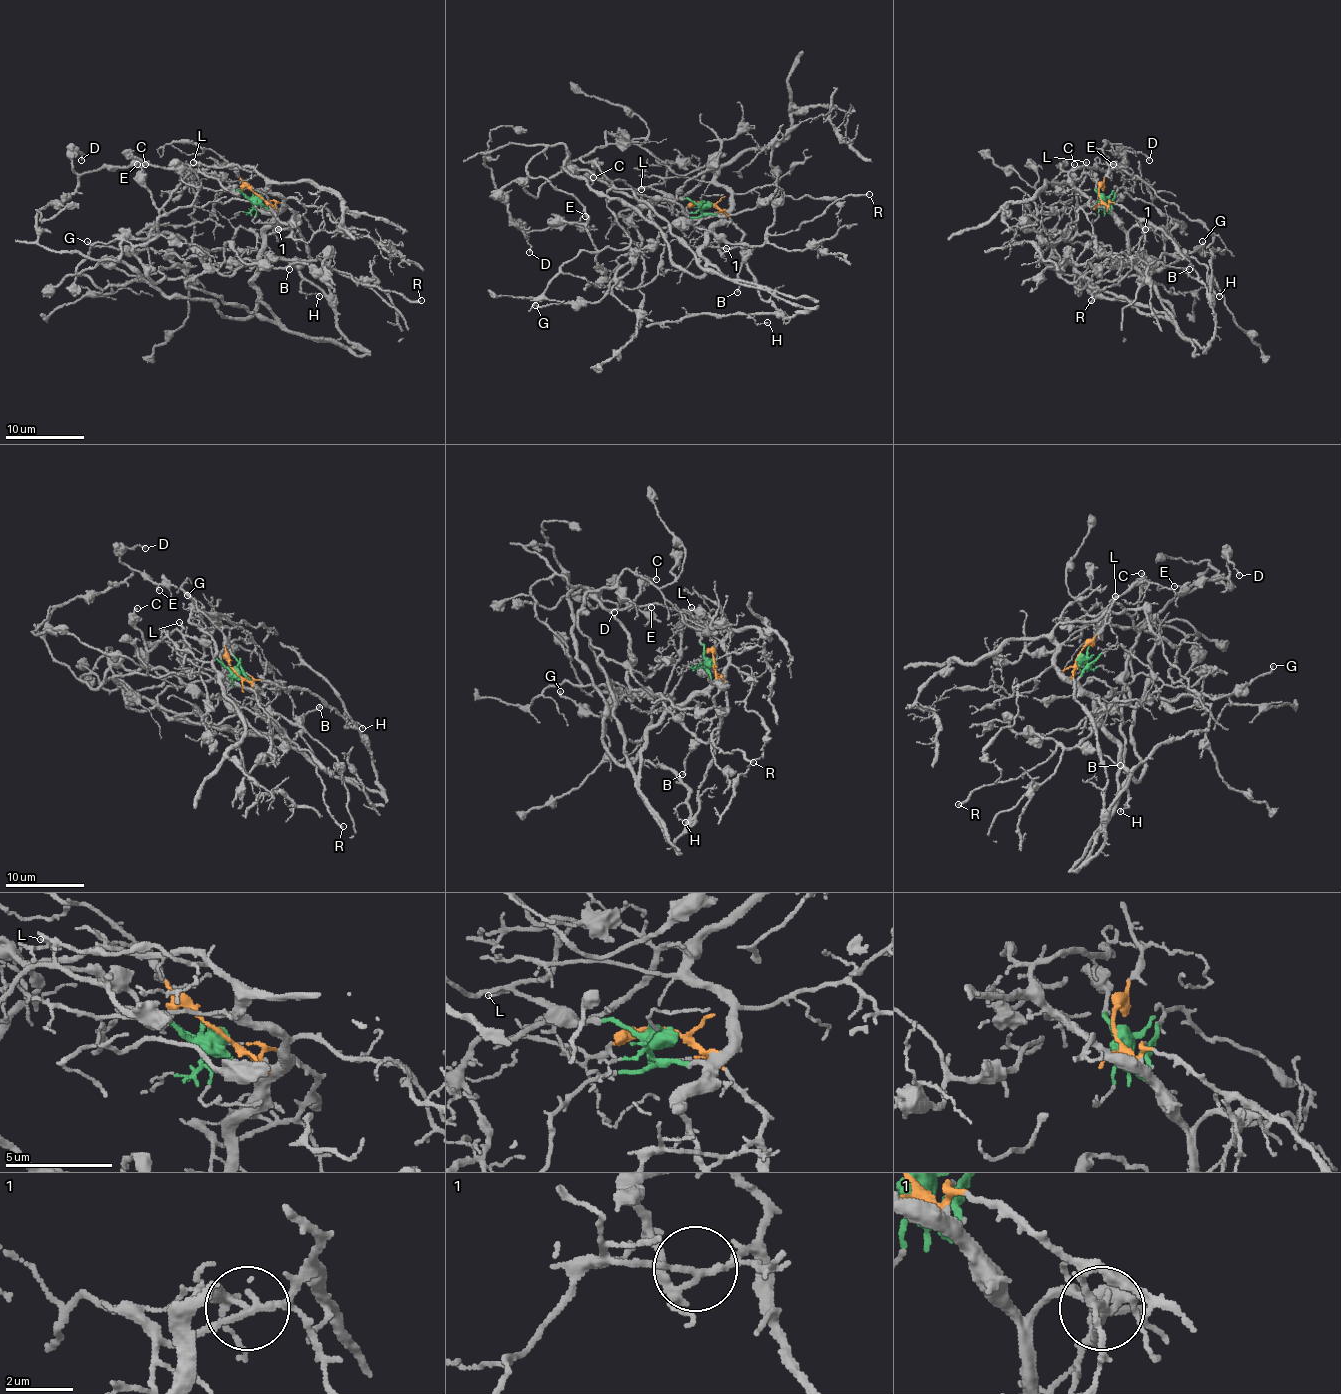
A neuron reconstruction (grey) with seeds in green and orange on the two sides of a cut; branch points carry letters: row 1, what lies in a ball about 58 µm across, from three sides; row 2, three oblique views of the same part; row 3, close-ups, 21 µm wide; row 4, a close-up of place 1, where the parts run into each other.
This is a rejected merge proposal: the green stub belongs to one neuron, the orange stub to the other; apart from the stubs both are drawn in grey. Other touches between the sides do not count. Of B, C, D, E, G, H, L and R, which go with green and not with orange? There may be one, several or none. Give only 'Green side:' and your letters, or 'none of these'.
Green side: C, D, E, G, L

